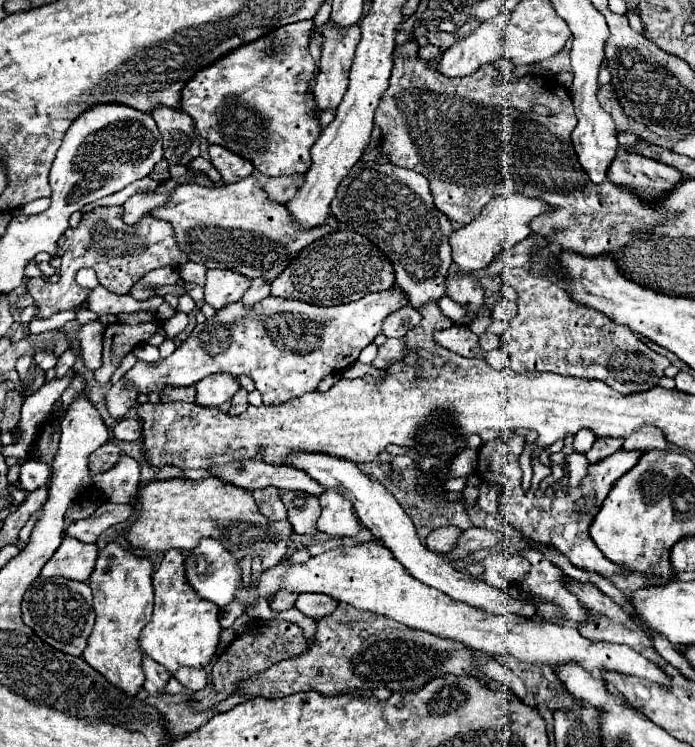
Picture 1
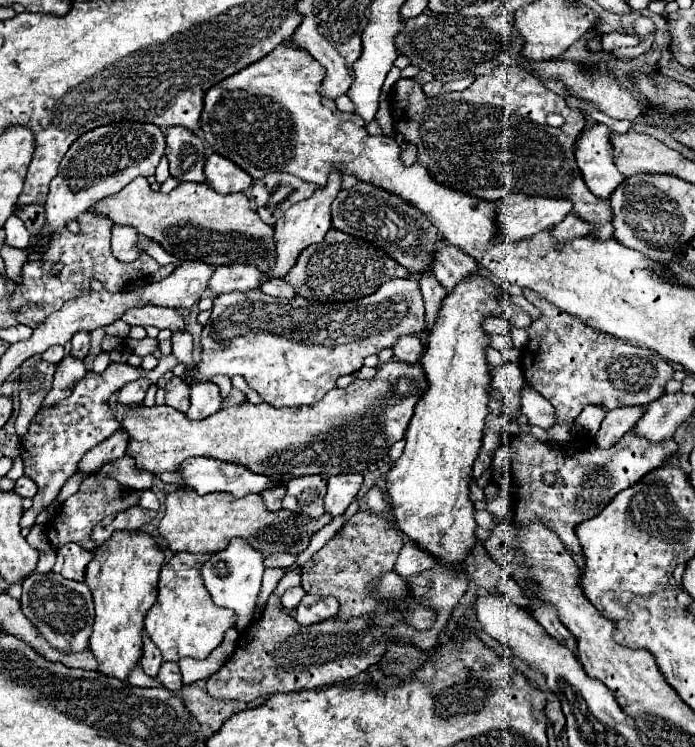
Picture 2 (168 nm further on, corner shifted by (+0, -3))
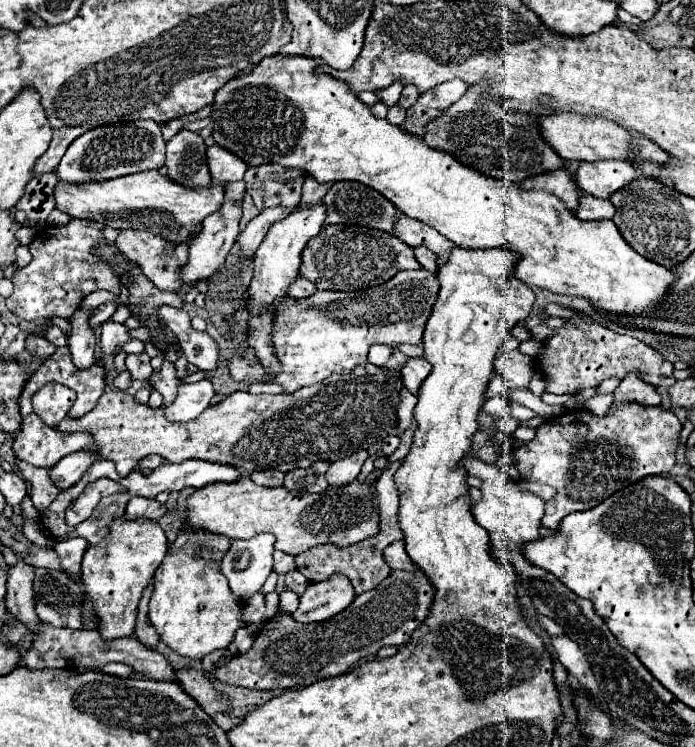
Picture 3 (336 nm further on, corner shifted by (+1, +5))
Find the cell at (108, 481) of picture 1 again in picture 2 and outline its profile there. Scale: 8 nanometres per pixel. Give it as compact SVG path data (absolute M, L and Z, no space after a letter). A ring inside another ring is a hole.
M141 490L139 492L139 502L137 502L141 508L147 508L147 510L159 510L159 500L157 496L151 492L151 490Z

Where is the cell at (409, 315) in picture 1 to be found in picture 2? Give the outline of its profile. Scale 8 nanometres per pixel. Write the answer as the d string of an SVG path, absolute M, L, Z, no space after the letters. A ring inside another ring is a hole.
M413 334L397 338L397 342L393 344L393 354L395 354L397 360L417 362L419 356L421 356L421 342L419 342L419 338L415 338Z

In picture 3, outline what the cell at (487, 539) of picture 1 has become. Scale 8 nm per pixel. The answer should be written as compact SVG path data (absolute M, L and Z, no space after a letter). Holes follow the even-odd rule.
M392 570L374 590L356 596L350 608L326 622L298 624L290 614L276 614L274 620L264 624L254 646L246 654L234 656L228 664L216 668L214 676L224 684L244 688L290 690L346 674L358 660L376 656L384 646L402 648L408 644L412 632L428 616L432 598L434 588L426 578L422 578L422 584L408 586L408 572Z

